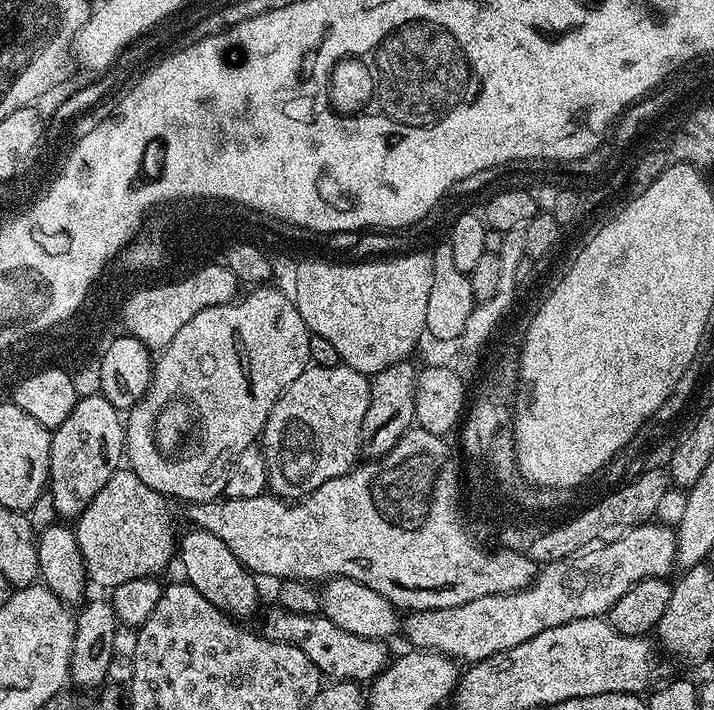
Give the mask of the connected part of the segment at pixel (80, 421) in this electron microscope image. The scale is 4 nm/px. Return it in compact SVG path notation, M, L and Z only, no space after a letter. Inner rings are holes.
M99 394L77 399L74 410L70 410L70 418L52 432L48 478L57 517L68 522L75 521L84 513L86 506L90 506L94 494L110 482L126 456L125 427L121 409Z

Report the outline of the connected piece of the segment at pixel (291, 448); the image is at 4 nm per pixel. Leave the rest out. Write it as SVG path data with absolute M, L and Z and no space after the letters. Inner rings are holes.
M341 363L329 368L312 364L302 370L294 382L290 382L278 402L274 402L274 410L270 410L270 418L266 418L262 433L262 451L268 467L267 491L271 495L289 502L302 500L318 490L322 482L330 482L330 478L344 476L352 471L357 463L356 455L359 457L362 452L360 431L370 406L371 389L369 377Z

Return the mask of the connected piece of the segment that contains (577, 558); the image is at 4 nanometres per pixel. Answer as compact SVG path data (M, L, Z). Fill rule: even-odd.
M659 522L640 524L614 542L543 565L529 588L474 598L474 602L462 602L462 606L409 611L402 620L402 636L404 632L413 649L441 652L457 662L485 660L530 642L542 630L554 630L554 626L578 618L603 617L630 586L647 576L667 577L667 572L676 567L675 531Z

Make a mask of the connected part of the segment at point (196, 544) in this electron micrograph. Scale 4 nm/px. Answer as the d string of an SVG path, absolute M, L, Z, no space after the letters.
M197 528L181 535L178 542L178 562L184 570L185 581L192 584L196 590L215 608L236 616L248 616L255 612L258 606L258 586L255 575L242 566L240 560L234 557L233 551L220 538Z

